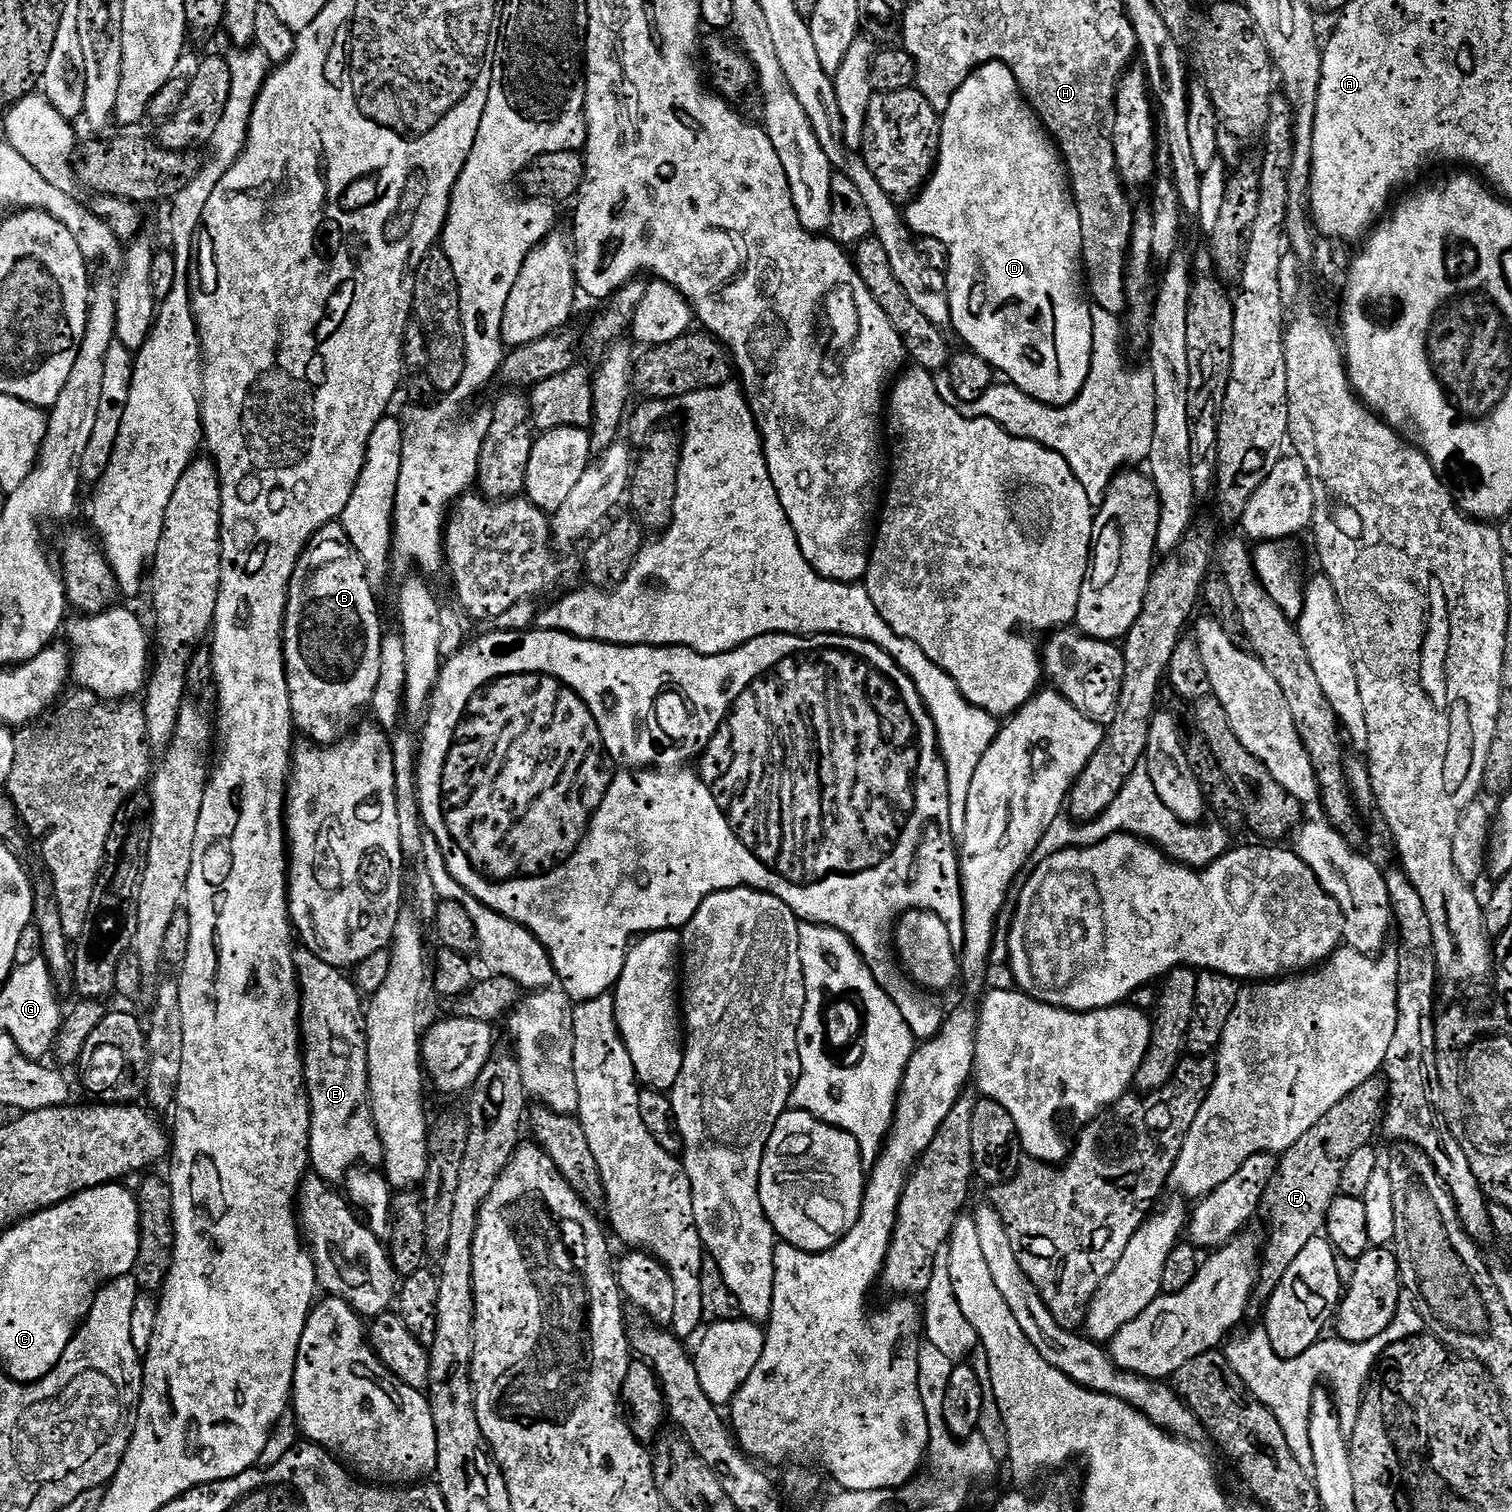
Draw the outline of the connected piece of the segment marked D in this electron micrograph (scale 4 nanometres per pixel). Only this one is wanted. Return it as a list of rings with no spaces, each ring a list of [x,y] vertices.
[[[990,61],[983,64],[962,82],[940,121],[940,155],[936,157],[936,169],[928,183],[920,189],[915,200],[906,208],[906,223],[917,237],[929,236],[932,240],[944,244],[948,251],[948,280],[946,291],[952,315],[951,327],[965,340],[967,347],[977,352],[991,364],[997,373],[1005,372],[1007,379],[1021,388],[1027,396],[1033,396],[1043,404],[1062,408],[1072,404],[1082,390],[1092,365],[1092,310],[1093,305],[1086,295],[1086,280],[1082,275],[1084,251],[1082,250],[1082,218],[1078,218],[1078,206],[1072,196],[1072,186],[1068,179],[1068,167],[1056,146],[1056,141],[1048,135],[1036,111],[1024,99],[1014,74],[1005,64]]]

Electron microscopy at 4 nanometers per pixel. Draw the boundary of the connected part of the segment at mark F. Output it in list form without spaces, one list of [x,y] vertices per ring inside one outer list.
[[[1380,1074],[1371,1076],[1369,1080],[1362,1082],[1362,1086],[1358,1086],[1358,1090],[1350,1090],[1350,1094],[1346,1094],[1346,1098],[1338,1102],[1338,1106],[1326,1110],[1326,1114],[1322,1114],[1322,1118],[1314,1122],[1314,1126],[1310,1126],[1310,1130],[1306,1130],[1306,1134],[1302,1134],[1302,1138],[1298,1138],[1298,1142],[1294,1142],[1294,1146],[1290,1146],[1279,1157],[1279,1168],[1266,1187],[1265,1196],[1260,1202],[1259,1215],[1264,1216],[1265,1222],[1268,1223],[1269,1236],[1268,1241],[1263,1241],[1262,1255],[1258,1260],[1254,1293],[1257,1301],[1267,1302],[1272,1297],[1286,1270],[1290,1270],[1290,1262],[1294,1262],[1294,1258],[1302,1254],[1306,1242],[1321,1235],[1328,1217],[1330,1202],[1334,1202],[1340,1195],[1342,1166],[1346,1166],[1346,1161],[1350,1154],[1354,1154],[1354,1150],[1369,1147],[1373,1143],[1372,1139],[1375,1138],[1376,1132],[1378,1136],[1387,1103],[1388,1086],[1385,1077]]]

